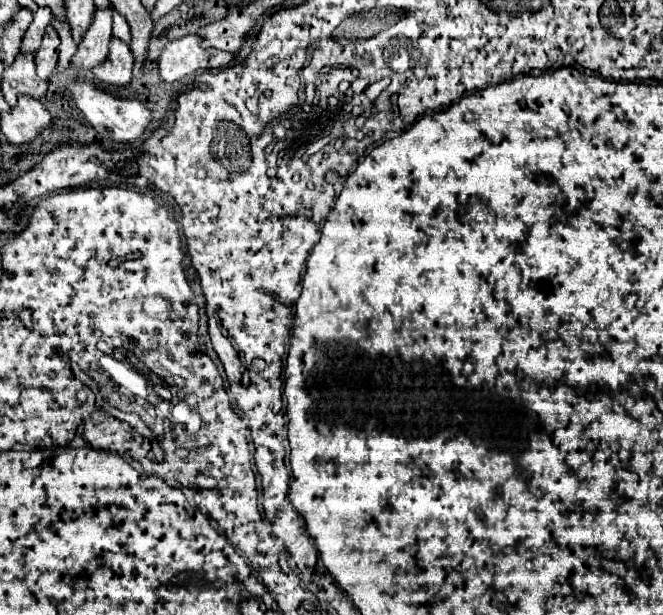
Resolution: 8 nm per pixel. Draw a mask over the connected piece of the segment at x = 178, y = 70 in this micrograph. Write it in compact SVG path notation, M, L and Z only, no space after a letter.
M188 34L188 36L182 36L178 40L172 40L164 46L162 54L158 56L158 70L160 70L160 76L164 82L174 82L174 80L180 80L188 74L192 74L194 70L218 70L218 68L224 68L228 64L232 64L232 54L230 52L222 52L222 50L214 50L214 48L206 48L202 50L200 46L202 38L196 36L196 34Z

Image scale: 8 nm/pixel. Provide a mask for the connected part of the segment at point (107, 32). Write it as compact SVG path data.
M96 8L94 16L92 16L92 24L88 26L86 34L82 36L82 42L78 44L76 54L70 60L72 68L84 68L84 70L92 70L98 64L102 64L102 60L106 60L106 52L108 52L108 44L112 38L112 12L114 8Z

